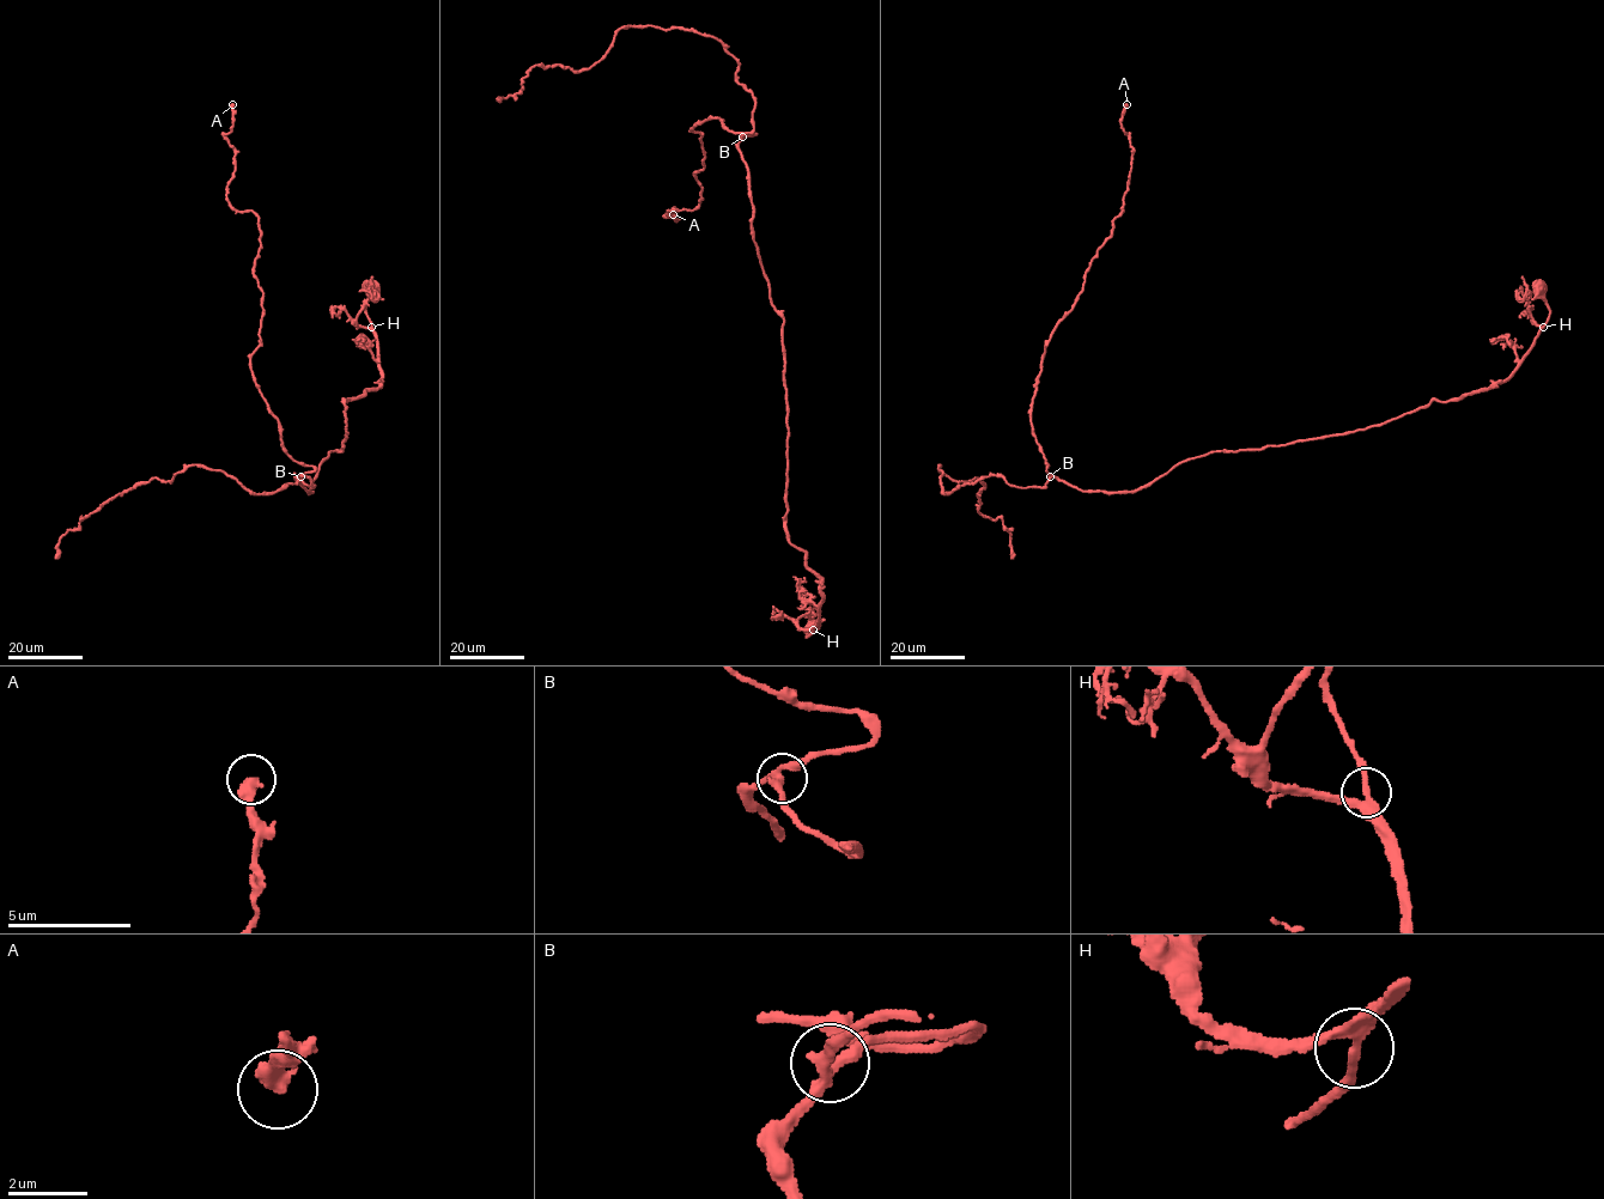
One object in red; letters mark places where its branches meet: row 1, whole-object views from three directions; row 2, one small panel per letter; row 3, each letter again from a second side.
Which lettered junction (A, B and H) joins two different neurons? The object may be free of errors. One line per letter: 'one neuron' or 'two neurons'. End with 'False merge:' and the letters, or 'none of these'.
A: one neuron
B: one neuron
H: one neuron
False merge: none of these

